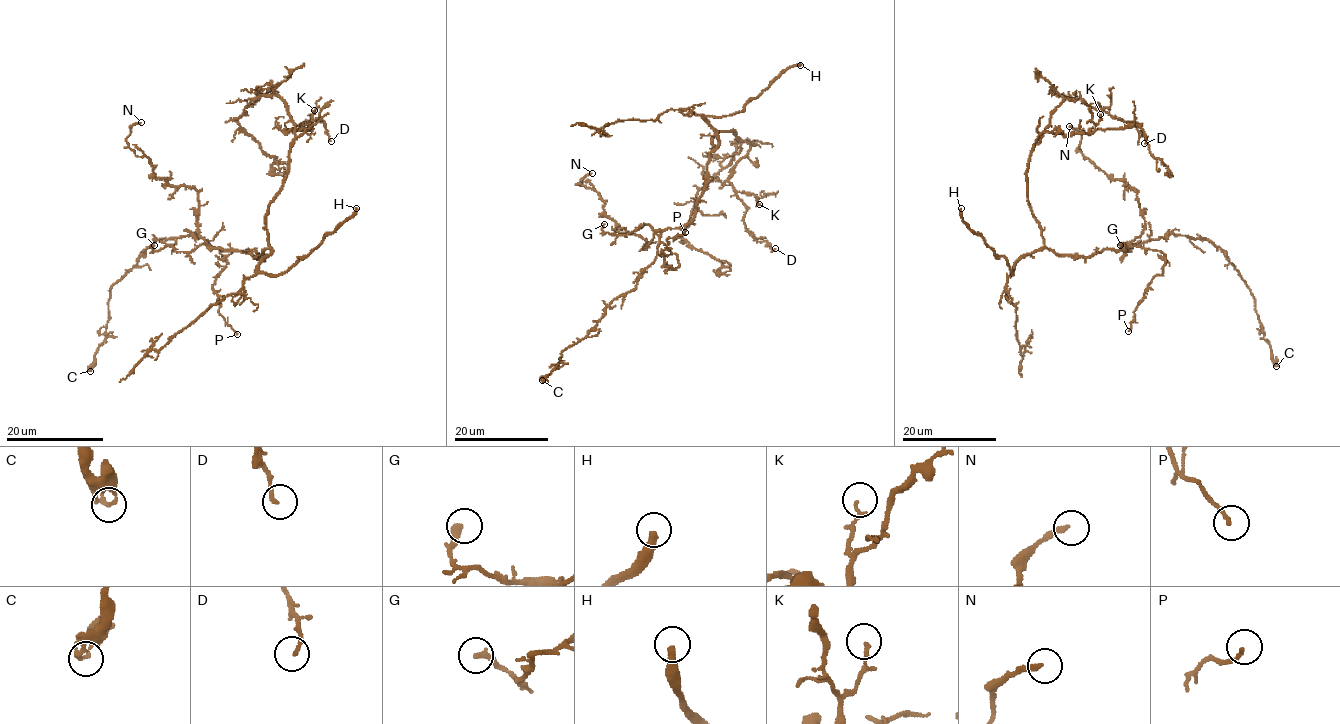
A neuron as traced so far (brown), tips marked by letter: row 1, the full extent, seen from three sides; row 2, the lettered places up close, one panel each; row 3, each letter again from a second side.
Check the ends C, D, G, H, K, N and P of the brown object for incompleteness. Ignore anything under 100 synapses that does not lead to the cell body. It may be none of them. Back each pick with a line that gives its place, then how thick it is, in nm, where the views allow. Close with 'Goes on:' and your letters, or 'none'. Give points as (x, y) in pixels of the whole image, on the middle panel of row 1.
H: Place: (800, 65). Thickness 360 nm
Goes on: H

